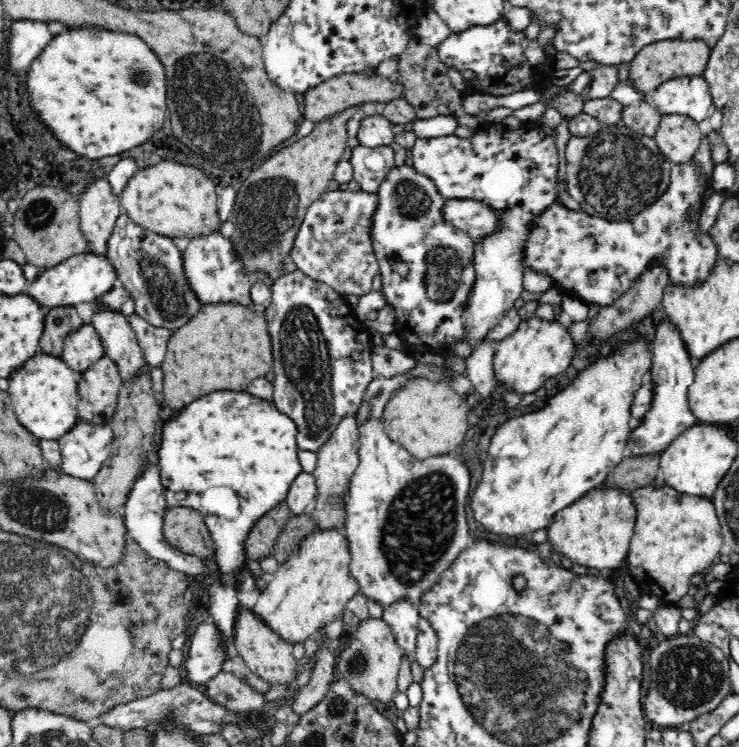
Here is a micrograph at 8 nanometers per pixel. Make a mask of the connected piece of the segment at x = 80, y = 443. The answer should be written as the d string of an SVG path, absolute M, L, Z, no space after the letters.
M78 418L67 434L58 440L64 473L91 480L112 452L114 432L110 424L96 424Z

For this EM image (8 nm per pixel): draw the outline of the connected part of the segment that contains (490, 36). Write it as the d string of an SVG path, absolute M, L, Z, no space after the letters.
M503 18L492 26L472 26L459 33L451 31L450 36L437 46L437 51L447 67L456 67L459 71L469 68L476 73L480 95L502 96L530 90L540 80L552 84L556 75L551 69L555 48L551 44L540 46L537 41L526 41L523 31L514 34Z

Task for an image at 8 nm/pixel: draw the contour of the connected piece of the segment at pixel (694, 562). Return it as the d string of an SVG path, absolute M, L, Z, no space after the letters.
M666 482L658 485L648 485L631 492L636 501L636 522L629 549L624 560L624 567L640 586L640 592L656 595L662 603L676 604L689 592L690 576L702 572L718 558L722 542L717 510L712 499L698 495L681 493Z

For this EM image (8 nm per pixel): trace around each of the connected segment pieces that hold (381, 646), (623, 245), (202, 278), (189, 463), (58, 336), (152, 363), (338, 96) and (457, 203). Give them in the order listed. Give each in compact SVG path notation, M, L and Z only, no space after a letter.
M383 617L361 619L346 648L338 651L336 666L340 678L346 679L356 693L364 694L368 699L386 702L391 700L397 688L397 676L403 651L396 642L392 627Z
M686 163L672 164L668 190L644 212L632 214L632 218L622 222L608 222L586 212L574 213L554 202L532 226L524 250L526 269L550 273L562 295L577 294L587 304L596 302L598 306L614 304L652 261L664 263L674 283L701 283L720 258L707 233L695 230L697 220L691 222L685 218L687 208L697 201L700 193L696 167Z
M218 229L199 237L192 237L186 248L181 251L181 266L184 278L187 278L188 288L196 295L200 304L240 302L244 306L254 306L254 302L250 300L250 288L258 282L270 288L275 281L264 271L258 269L246 271L244 261L234 250L232 239L224 236Z
M212 392L196 402L190 402L176 418L164 422L158 444L158 464L162 474L162 486L167 506L190 506L204 517L211 537L215 542L217 568L223 574L220 581L211 587L209 613L214 624L226 639L226 645L233 642L233 624L239 609L238 592L235 592L235 570L244 562L244 539L252 525L286 498L292 479L302 471L296 456L296 425L286 414L280 414L270 402L258 400L244 392Z
M60 306L60 308L51 309L46 316L44 335L39 342L39 350L50 350L53 351L53 356L61 357L60 350L66 338L84 324L75 306Z
M132 316L130 323L143 351L146 364L151 368L161 368L166 358L164 354L166 354L166 346L172 332L163 327L152 326L138 316Z
M346 73L319 82L318 85L308 89L306 94L301 95L304 99L301 111L302 118L308 118L308 120L317 123L323 121L326 117L330 117L331 114L352 105L365 104L370 101L387 103L394 99L403 99L404 90L399 82L390 83L387 79L377 77L376 73L374 76L364 75L364 73Z
M448 199L441 206L444 220L468 233L472 239L483 237L497 227L497 216L484 203L468 199Z

